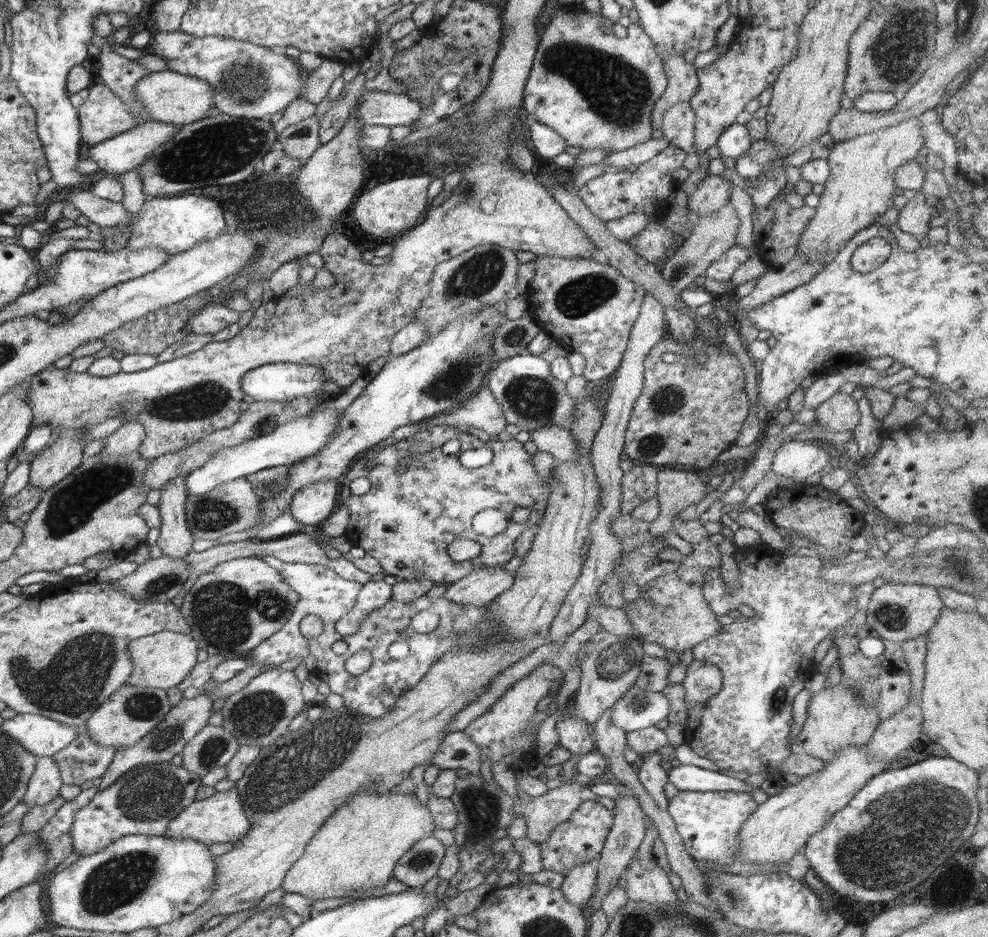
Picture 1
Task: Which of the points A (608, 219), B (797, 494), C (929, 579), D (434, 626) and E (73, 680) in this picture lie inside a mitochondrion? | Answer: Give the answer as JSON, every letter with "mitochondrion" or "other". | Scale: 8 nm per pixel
{"A":"other","B":"other","C":"other","D":"mitochondrion","E":"mitochondrion"}

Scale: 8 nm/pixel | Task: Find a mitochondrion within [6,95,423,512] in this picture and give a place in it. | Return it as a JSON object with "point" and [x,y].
{"point":[222,151]}

